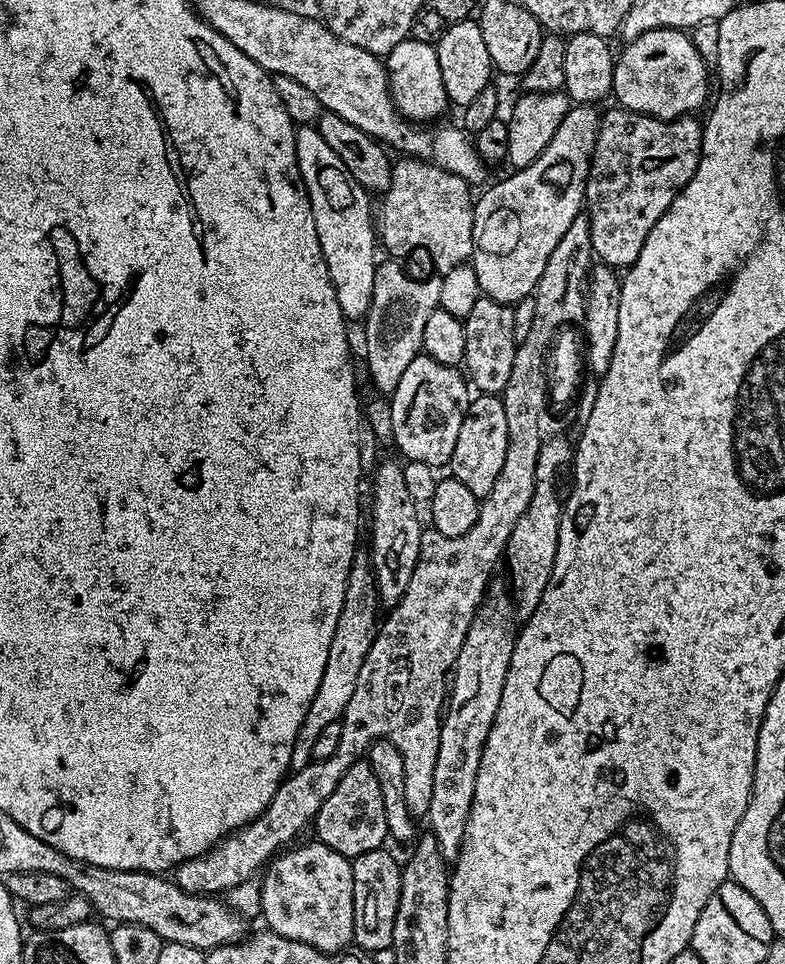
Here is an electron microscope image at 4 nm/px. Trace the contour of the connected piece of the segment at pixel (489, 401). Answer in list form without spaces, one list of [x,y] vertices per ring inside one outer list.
[[[496,394],[477,395],[474,402],[468,405],[468,414],[462,422],[460,437],[458,442],[454,442],[454,454],[450,461],[451,475],[458,482],[462,482],[462,486],[474,490],[477,496],[488,496],[506,458],[507,441],[506,406],[501,397]]]

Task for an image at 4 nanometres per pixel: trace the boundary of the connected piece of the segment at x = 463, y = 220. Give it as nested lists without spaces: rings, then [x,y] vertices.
[[[400,158],[392,165],[390,186],[382,193],[384,200],[384,221],[378,224],[378,240],[389,252],[389,257],[404,258],[407,252],[415,248],[425,248],[437,273],[443,274],[454,270],[454,266],[469,263],[472,259],[472,239],[474,238],[474,218],[472,206],[474,192],[468,181],[458,178],[458,174],[450,174],[442,170],[431,160]]]

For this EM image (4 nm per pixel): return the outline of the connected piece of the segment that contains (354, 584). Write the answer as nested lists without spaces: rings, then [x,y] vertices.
[[[357,558],[352,561],[352,569],[348,573],[342,614],[338,614],[338,626],[330,642],[330,654],[326,654],[326,670],[322,670],[322,682],[318,682],[318,694],[314,694],[314,702],[310,702],[310,710],[306,710],[302,726],[298,726],[298,738],[294,738],[294,750],[290,754],[292,772],[302,770],[307,764],[313,763],[312,751],[318,734],[322,734],[322,730],[326,730],[330,722],[340,720],[352,707],[350,694],[354,694],[354,686],[358,686],[358,673],[362,670],[362,662],[378,631],[376,608],[378,609],[376,578],[371,563],[367,559]]]

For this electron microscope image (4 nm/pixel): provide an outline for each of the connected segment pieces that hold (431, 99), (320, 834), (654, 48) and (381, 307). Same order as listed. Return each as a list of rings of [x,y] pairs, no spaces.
[[[411,38],[398,42],[394,50],[390,50],[386,57],[388,69],[388,93],[392,96],[392,104],[399,110],[405,120],[413,122],[436,122],[447,108],[450,108],[450,101],[446,94],[446,86],[442,86],[442,69],[438,66],[438,54],[434,44],[418,42]]]
[[[367,759],[356,760],[340,776],[340,781],[332,788],[332,793],[325,795],[320,802],[320,809],[314,821],[315,839],[319,843],[330,846],[330,850],[338,850],[338,854],[355,858],[375,848],[385,847],[389,839],[386,826],[386,810],[382,806],[382,789],[378,786],[378,778],[374,778],[374,770],[368,765]]]
[[[658,28],[646,30],[640,37],[627,41],[621,52],[619,49],[614,66],[612,96],[615,103],[621,108],[629,108],[659,120],[678,120],[682,116],[699,113],[699,108],[709,103],[708,68],[704,65],[703,54],[688,36],[691,35],[679,28]]]
[[[377,263],[372,295],[368,297],[364,316],[364,360],[375,391],[391,394],[402,379],[406,366],[422,352],[422,329],[430,314],[440,307],[440,276],[432,274],[429,280],[415,280],[404,273],[403,263]]]

